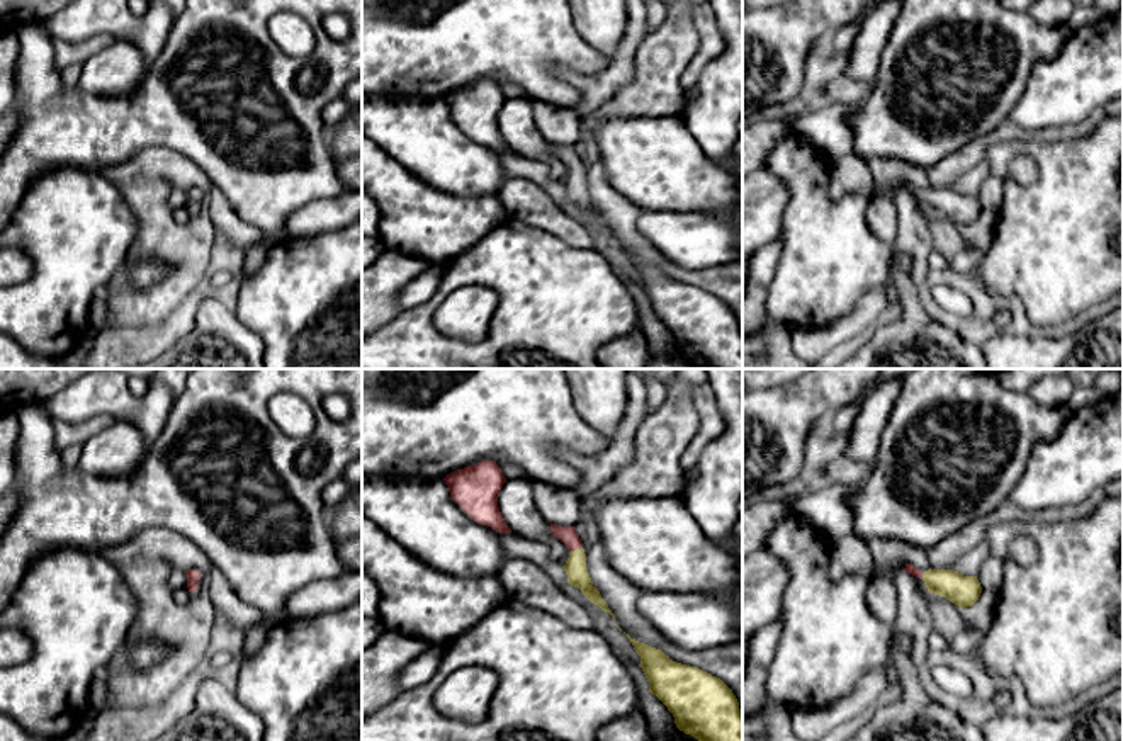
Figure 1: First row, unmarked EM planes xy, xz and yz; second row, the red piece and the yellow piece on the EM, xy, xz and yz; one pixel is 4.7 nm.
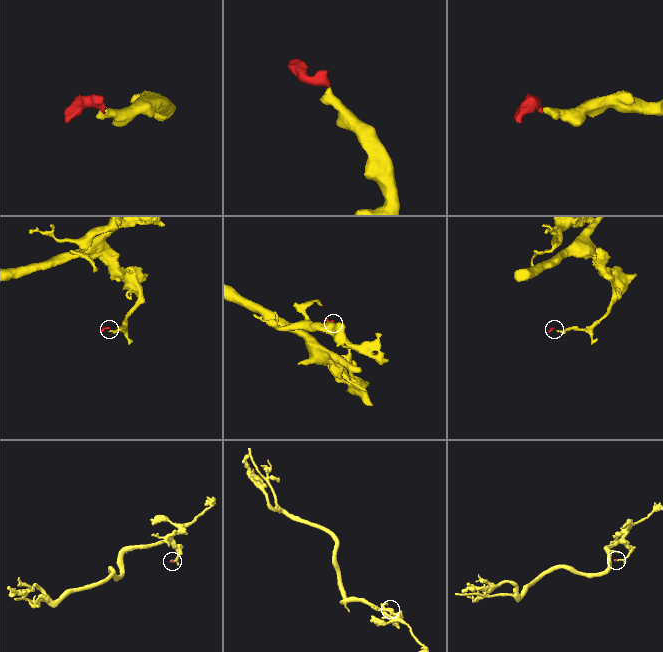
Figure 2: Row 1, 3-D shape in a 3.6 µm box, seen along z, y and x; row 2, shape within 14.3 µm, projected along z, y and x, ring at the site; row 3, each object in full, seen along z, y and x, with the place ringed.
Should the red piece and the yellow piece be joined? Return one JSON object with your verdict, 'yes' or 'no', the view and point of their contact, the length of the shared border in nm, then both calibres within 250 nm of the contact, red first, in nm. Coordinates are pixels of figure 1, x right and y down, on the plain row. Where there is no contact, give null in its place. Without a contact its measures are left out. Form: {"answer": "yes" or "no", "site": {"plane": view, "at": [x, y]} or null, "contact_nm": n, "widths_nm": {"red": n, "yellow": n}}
{"answer": "yes", "site": {"plane": "xz", "at": [576, 167]}, "contact_nm": 60, "widths_nm": {"red": 80, "yellow": 100}}

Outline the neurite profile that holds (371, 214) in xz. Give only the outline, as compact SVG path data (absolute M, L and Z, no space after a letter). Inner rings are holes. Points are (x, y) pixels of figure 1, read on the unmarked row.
M362 190L362 236L377 236L381 224L381 209L374 197Z

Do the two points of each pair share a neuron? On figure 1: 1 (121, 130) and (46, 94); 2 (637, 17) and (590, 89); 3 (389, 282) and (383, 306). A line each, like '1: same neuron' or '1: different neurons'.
1: same neuron
2: same neuron
3: same neuron

